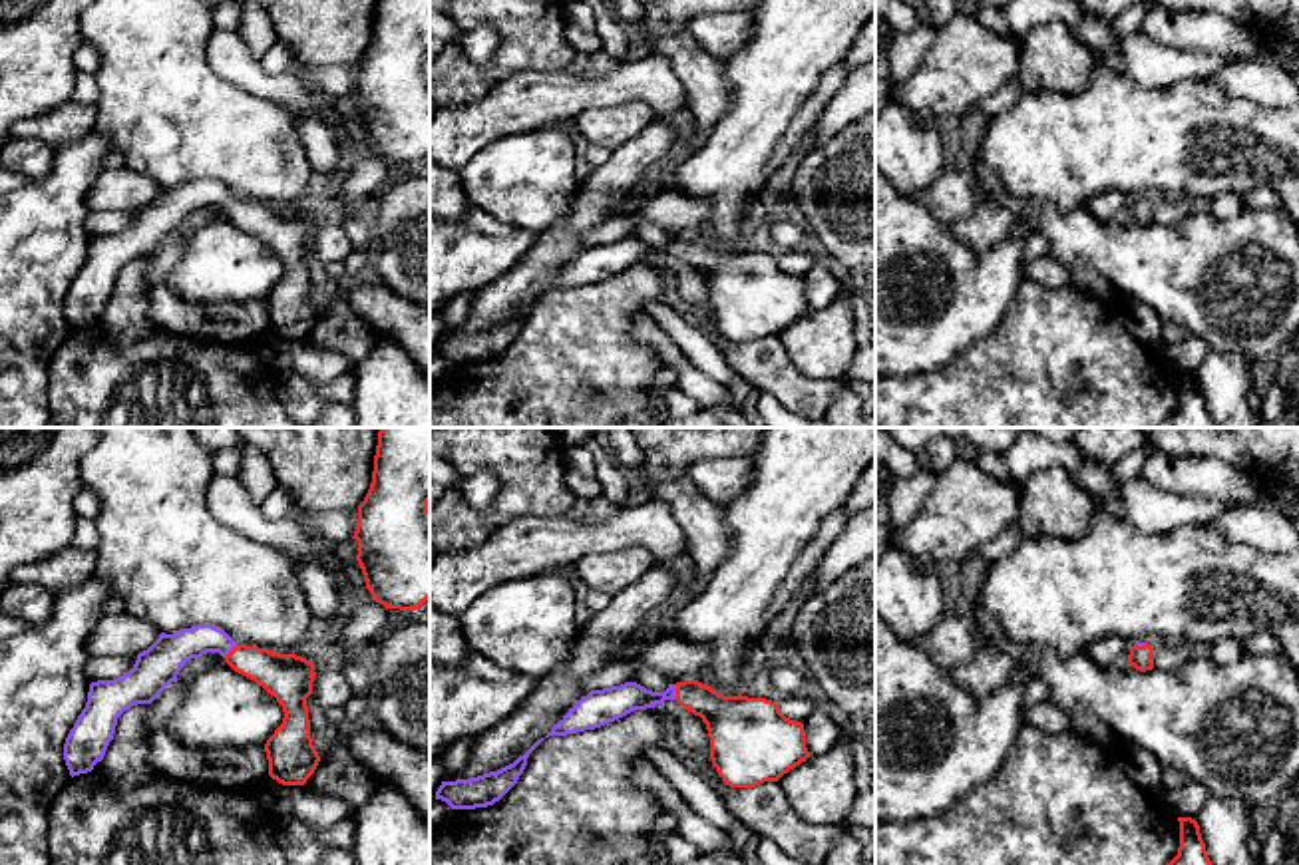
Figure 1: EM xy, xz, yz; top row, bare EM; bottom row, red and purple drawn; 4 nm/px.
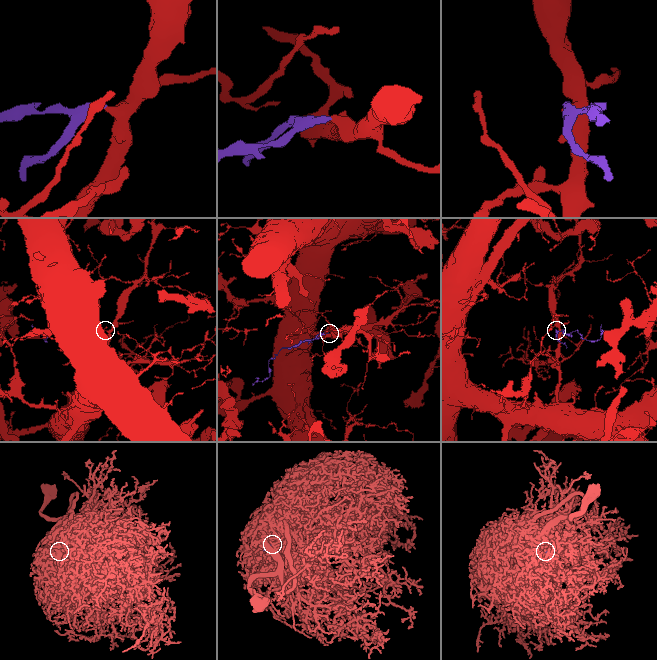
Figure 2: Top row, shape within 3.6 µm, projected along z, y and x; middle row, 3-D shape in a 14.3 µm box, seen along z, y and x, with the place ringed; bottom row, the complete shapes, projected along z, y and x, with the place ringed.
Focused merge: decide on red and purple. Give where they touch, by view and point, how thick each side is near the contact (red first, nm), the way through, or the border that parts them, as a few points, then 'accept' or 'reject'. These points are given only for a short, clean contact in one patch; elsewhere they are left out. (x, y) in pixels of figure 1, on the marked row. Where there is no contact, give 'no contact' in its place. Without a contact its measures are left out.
contact xz (677, 692); calibres 200 and 130 nm; way xz (731, 720), (693, 694), (677, 692), (655, 698), (617, 700); accept

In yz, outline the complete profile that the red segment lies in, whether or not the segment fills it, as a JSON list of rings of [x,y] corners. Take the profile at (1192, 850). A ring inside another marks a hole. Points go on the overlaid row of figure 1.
[[[1178,817],[1178,821],[1180,821],[1178,855],[1166,865],[1211,865],[1198,821],[1192,817]]]

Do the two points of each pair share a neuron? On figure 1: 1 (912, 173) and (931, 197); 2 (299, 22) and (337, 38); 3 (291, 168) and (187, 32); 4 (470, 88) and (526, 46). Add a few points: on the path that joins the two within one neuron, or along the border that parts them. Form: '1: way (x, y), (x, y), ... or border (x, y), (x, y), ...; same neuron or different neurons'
1: border (945, 170), (916, 199); different neurons
2: way (309, 22), (321, 22), (327, 28); same neuron
3: way (255, 138), (187, 68); same neuron
4: way (484, 76), (512, 56); same neuron

